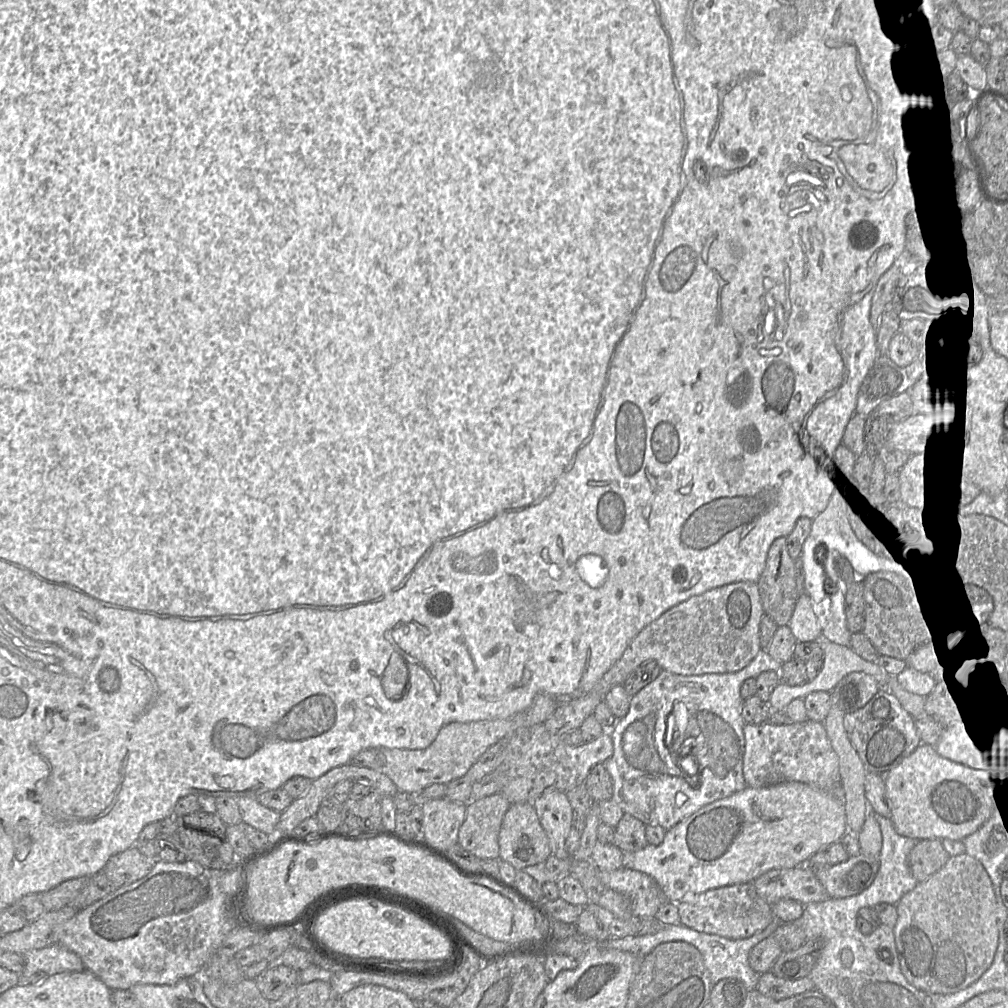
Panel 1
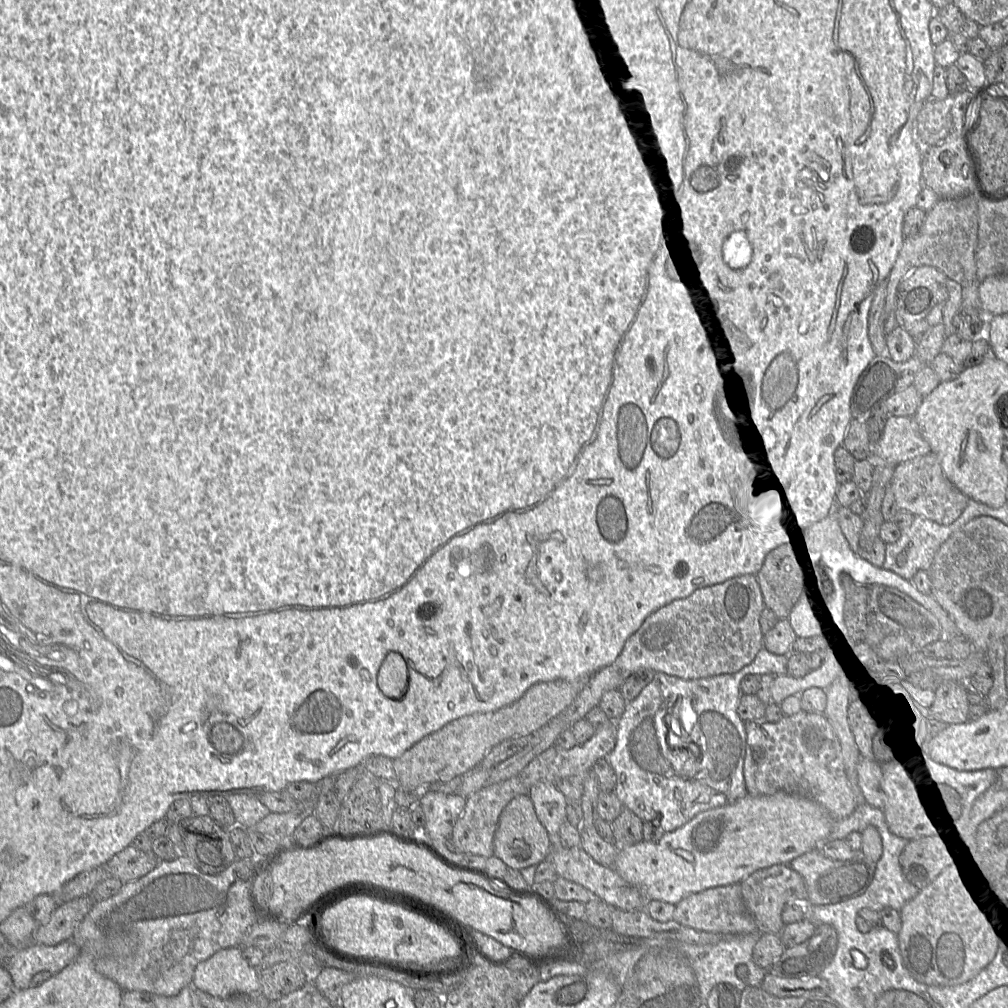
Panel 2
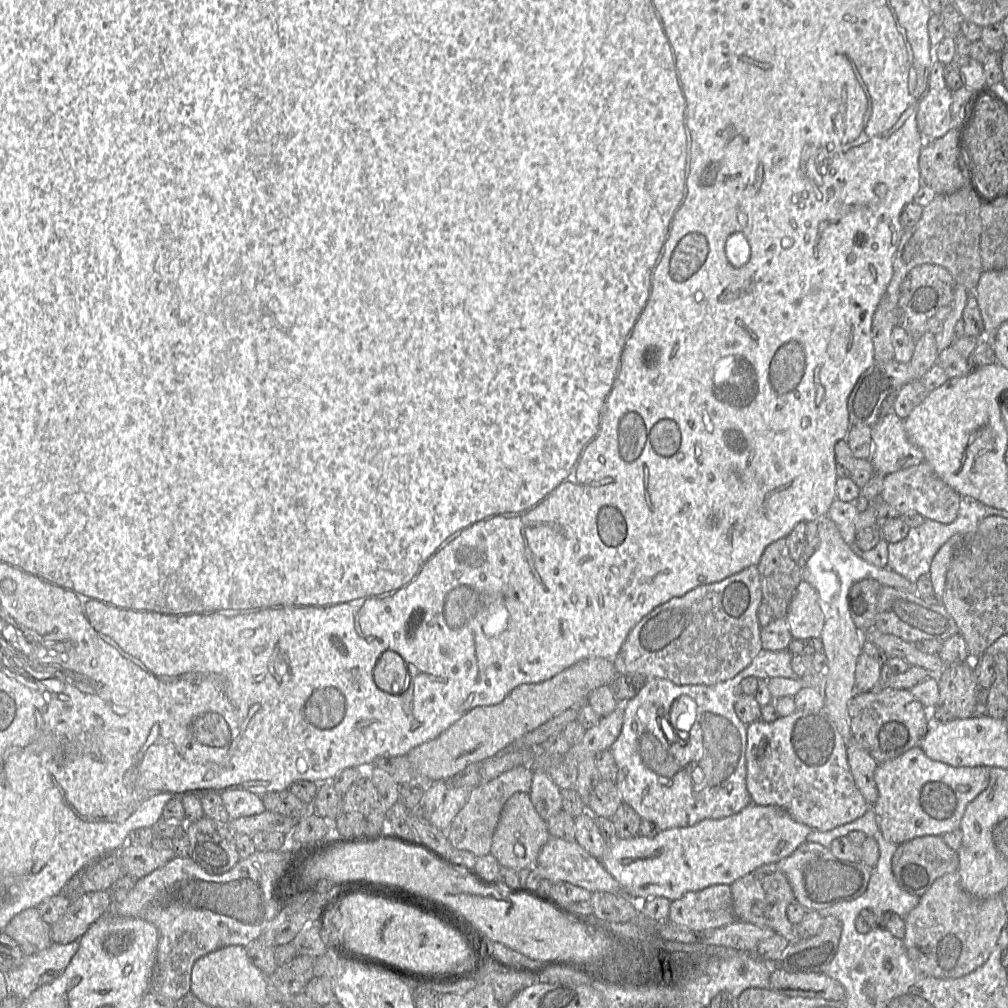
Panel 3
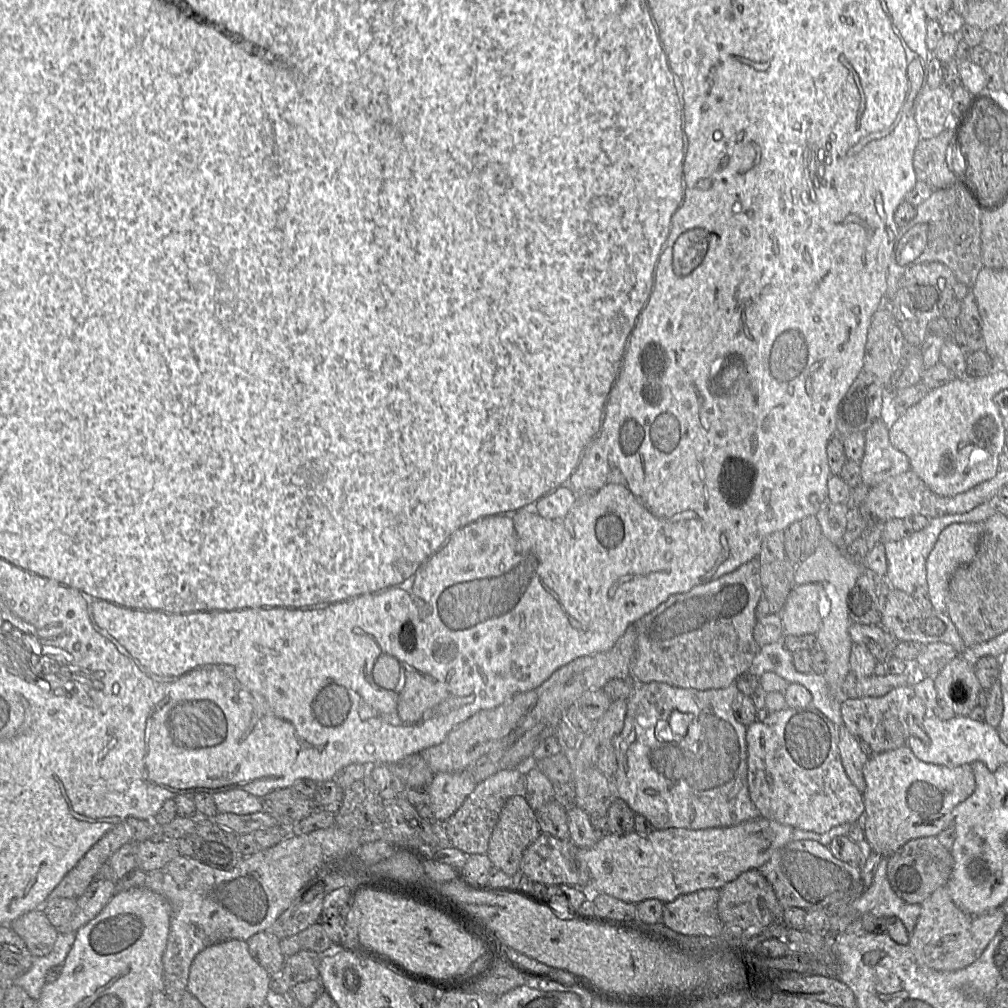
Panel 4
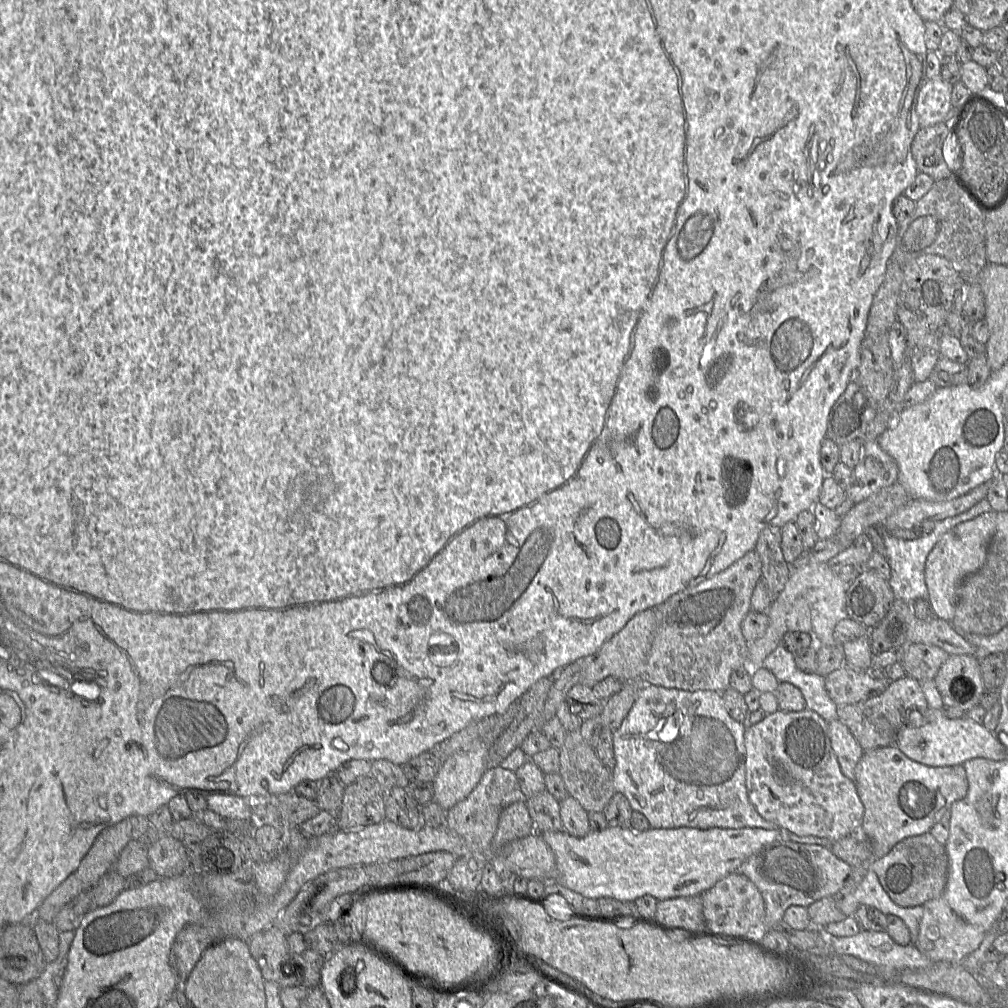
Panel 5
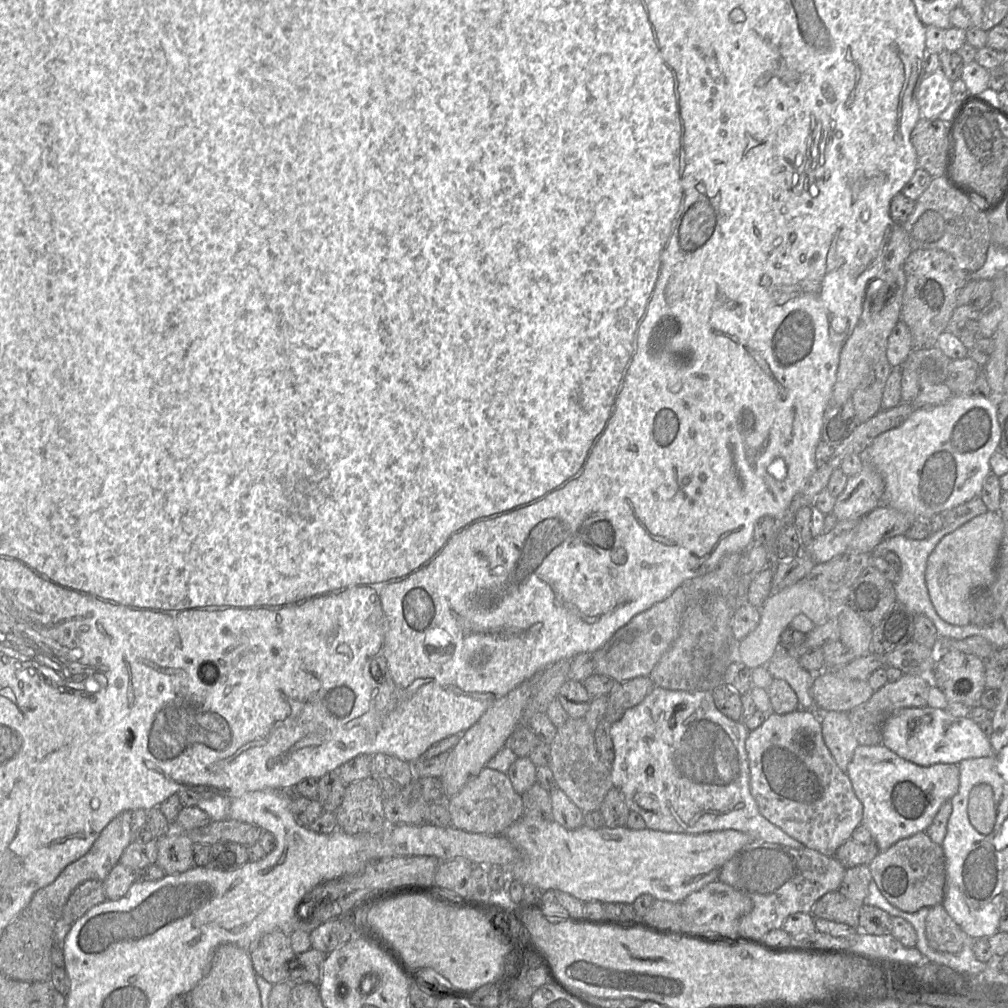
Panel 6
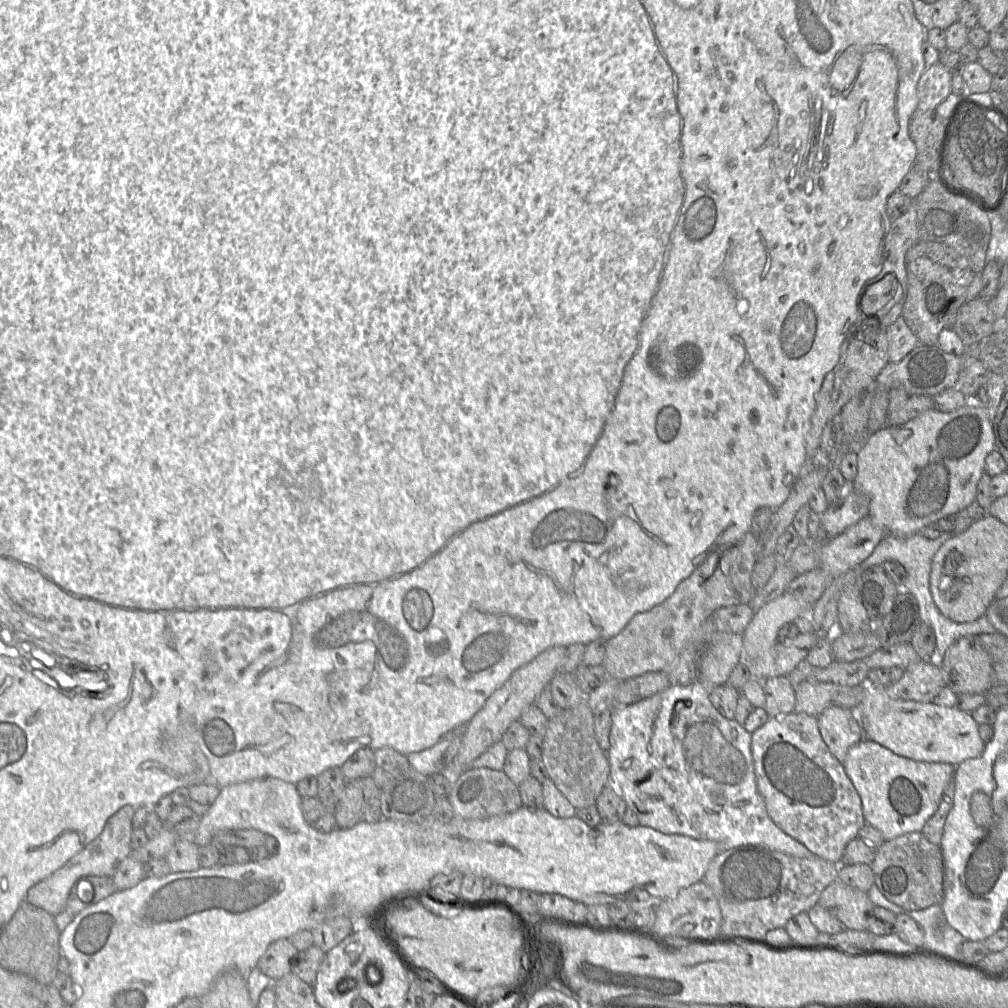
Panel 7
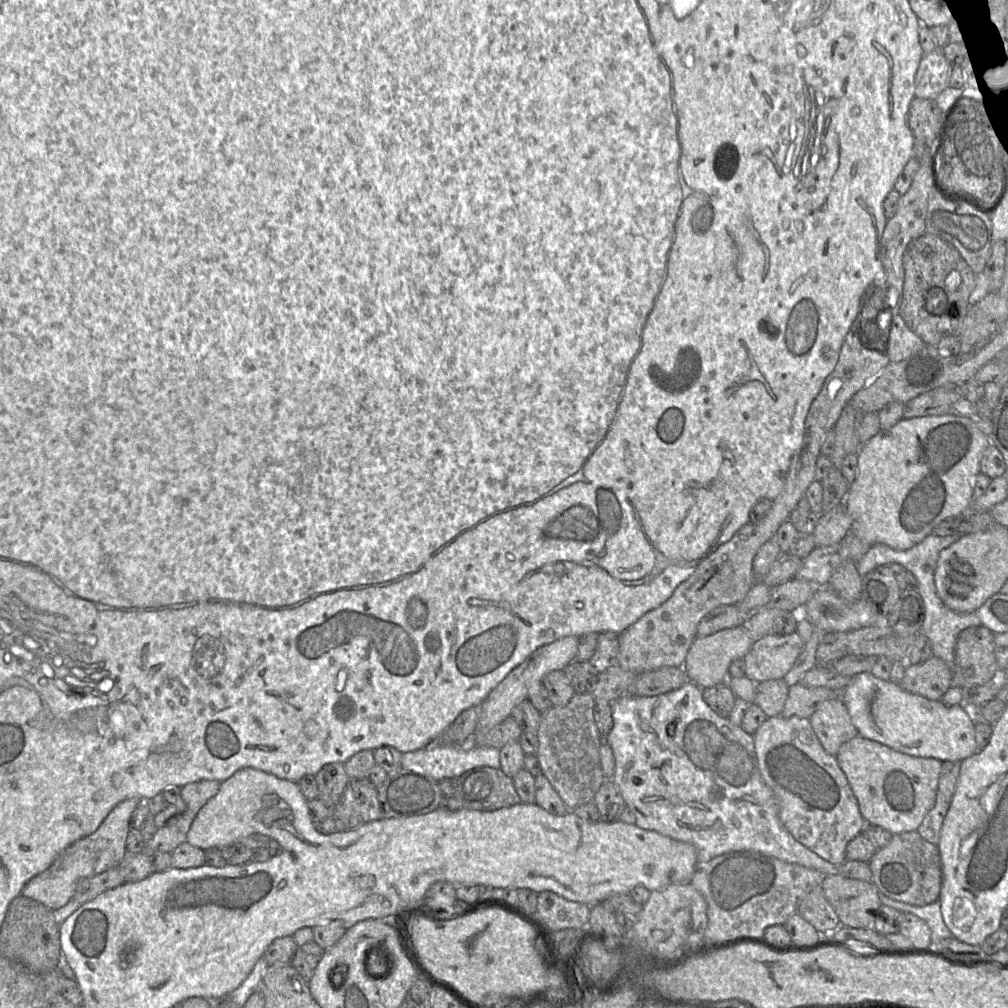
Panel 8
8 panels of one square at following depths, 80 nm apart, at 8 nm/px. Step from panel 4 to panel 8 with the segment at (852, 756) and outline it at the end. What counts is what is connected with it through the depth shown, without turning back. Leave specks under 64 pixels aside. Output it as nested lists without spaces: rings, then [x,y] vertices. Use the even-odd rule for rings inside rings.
[[[841,698],[820,703],[809,721],[822,747],[832,756],[843,743],[858,735]]]

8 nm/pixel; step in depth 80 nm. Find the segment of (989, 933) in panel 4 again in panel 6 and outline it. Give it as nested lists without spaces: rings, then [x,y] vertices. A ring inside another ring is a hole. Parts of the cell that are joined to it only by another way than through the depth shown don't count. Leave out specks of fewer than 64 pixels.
[[[943,904],[930,907],[926,918],[926,937],[934,950],[948,953],[958,953],[964,946],[973,946],[977,940],[951,918]]]

